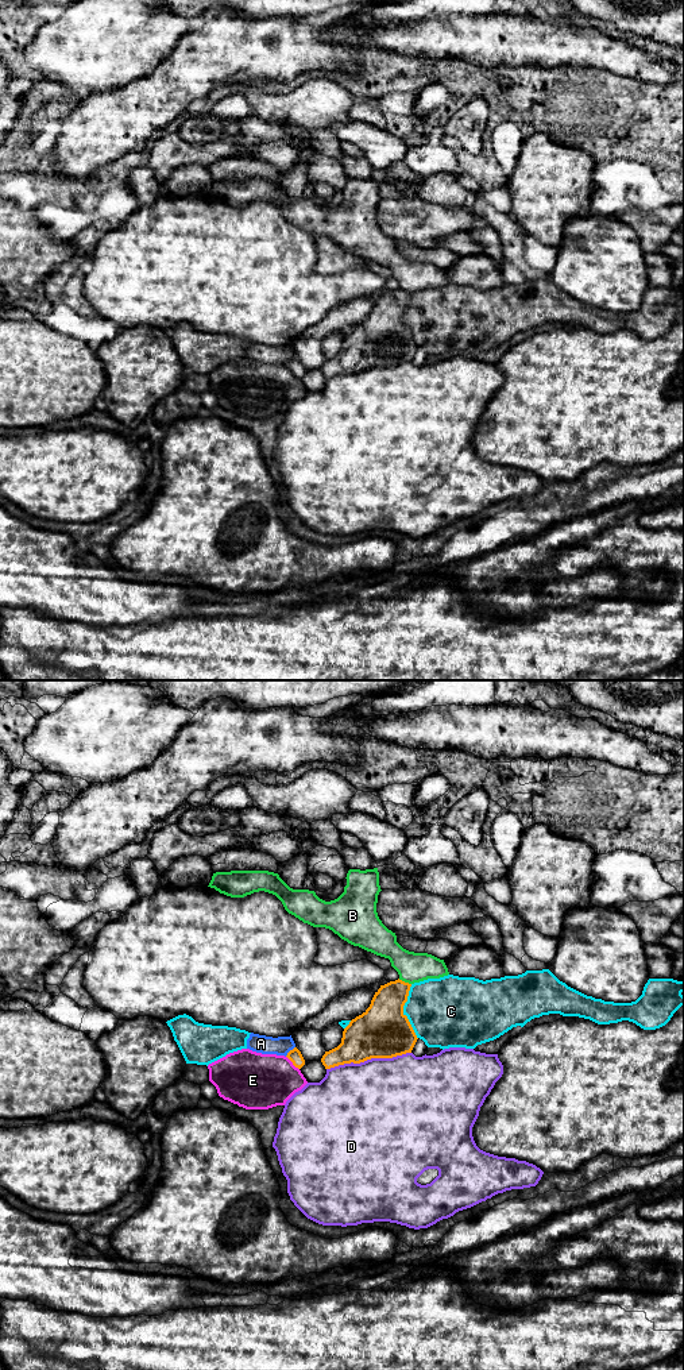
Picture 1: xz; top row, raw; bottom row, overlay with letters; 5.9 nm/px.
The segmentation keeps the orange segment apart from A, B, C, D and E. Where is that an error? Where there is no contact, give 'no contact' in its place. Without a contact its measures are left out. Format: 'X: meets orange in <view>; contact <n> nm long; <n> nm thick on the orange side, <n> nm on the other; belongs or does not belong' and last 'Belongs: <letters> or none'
A: meets orange in xz; contact 90 nm long; 80 nm thick on the orange side, 110 nm on the other; does not belong
B: meets orange in xz; contact 90 nm long; 220 nm thick on the orange side, 180 nm on the other; does not belong
C: meets orange in xz; contact 340 nm long; 320 nm thick on the orange side, 420 nm on the other; does not belong
D: meets orange in xz; contact 500 nm long; 320 nm thick on the orange side, 480 nm on the other; does not belong
E: meets orange in xz; contact 120 nm long; 80 nm thick on the orange side, 340 nm on the other; does not belong
Belongs: none

